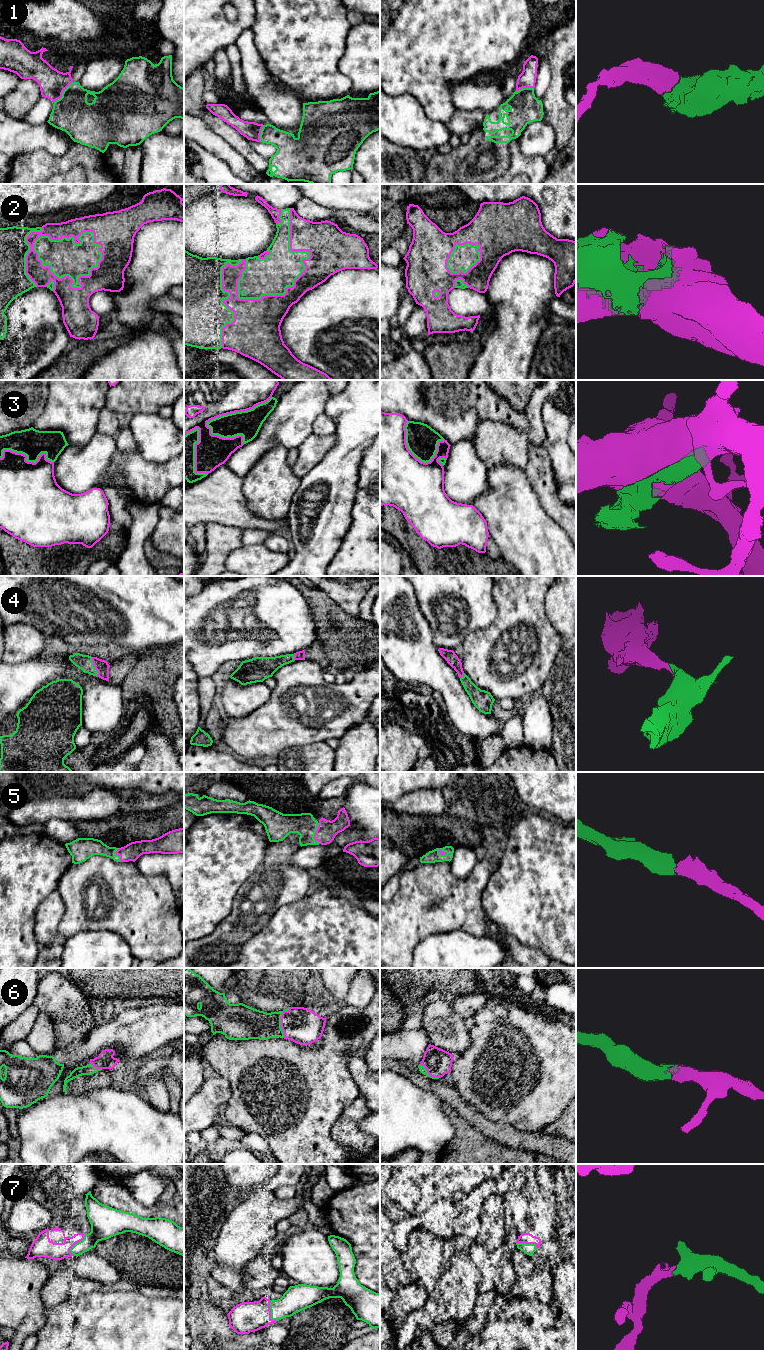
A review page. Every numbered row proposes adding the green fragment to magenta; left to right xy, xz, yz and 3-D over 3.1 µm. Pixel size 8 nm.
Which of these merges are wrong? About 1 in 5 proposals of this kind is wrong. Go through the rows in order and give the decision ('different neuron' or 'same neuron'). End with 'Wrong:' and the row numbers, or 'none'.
1: same neuron
2: same neuron
3: different neuron
4: same neuron
5: same neuron
6: same neuron
7: same neuron
Wrong: 3

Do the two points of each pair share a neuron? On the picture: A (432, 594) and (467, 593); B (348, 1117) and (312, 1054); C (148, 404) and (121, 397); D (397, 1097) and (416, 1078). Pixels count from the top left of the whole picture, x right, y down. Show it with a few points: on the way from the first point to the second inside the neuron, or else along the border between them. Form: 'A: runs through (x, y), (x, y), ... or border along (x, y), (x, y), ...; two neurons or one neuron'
A: runs through (441, 594), (451, 591), (458, 593); one neuron
B: border along (359, 1093), (344, 1109), (331, 1127), (331, 1130); two neurons
C: runs through (141, 397), (128, 397); one neuron
D: border along (391, 1070), (402, 1074), (419, 1087), (432, 1093); two neurons

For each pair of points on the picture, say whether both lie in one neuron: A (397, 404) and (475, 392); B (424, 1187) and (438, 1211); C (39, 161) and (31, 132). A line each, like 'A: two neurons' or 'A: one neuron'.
A: two neurons
B: two neurons
C: two neurons

